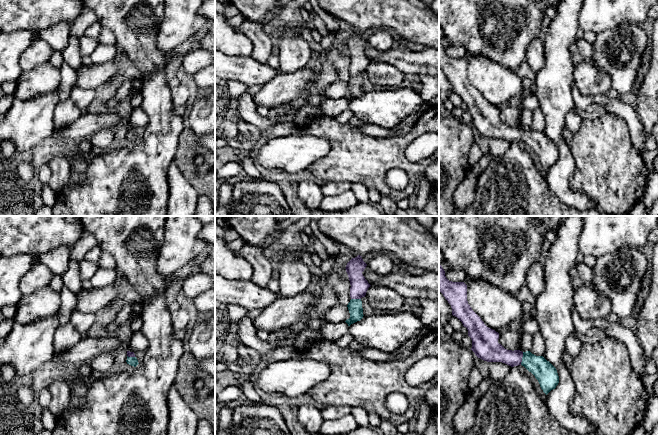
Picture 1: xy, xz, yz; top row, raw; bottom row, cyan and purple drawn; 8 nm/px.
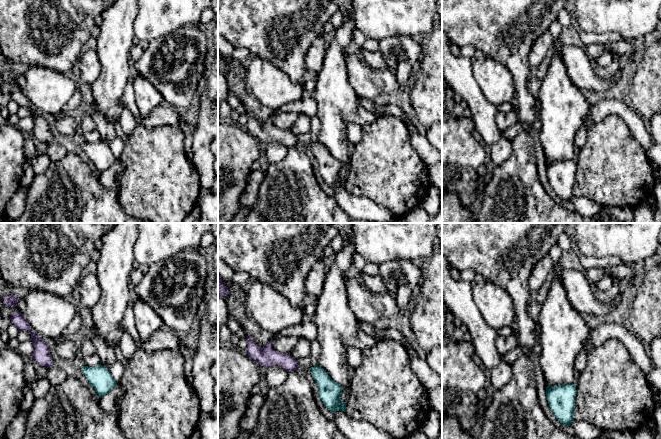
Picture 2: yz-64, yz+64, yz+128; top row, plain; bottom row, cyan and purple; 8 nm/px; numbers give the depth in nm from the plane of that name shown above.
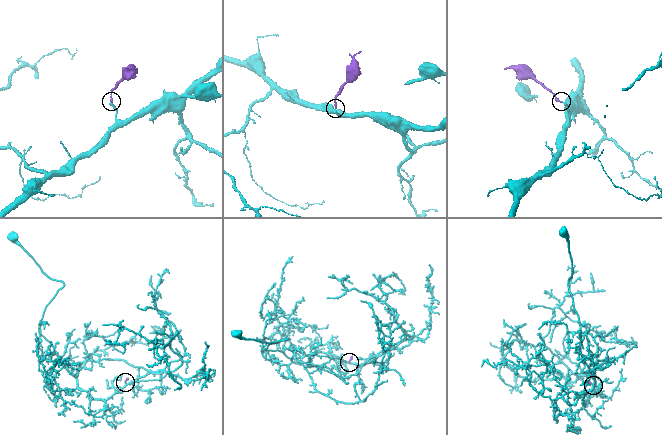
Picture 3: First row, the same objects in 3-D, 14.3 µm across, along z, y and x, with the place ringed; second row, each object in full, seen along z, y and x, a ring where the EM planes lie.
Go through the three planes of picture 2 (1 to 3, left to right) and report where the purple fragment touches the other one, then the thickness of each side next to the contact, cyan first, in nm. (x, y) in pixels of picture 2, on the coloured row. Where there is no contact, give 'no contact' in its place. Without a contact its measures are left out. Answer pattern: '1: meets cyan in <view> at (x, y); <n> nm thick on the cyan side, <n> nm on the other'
1: no contact
2: no contact
3: no contact

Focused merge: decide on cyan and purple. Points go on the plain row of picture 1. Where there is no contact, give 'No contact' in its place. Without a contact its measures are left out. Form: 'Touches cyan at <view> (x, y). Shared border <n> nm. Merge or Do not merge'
Touches cyan at yz (522, 134). Shared border 110 nm. Merge

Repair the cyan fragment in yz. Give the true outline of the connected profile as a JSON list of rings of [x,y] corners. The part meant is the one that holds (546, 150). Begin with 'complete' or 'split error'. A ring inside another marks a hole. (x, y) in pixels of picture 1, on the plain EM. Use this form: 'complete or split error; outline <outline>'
split error; outline [[[440,40],[439,68],[451,81],[452,91],[467,104],[472,116],[471,126],[478,134],[487,138],[502,138],[511,143],[524,142],[535,152],[546,171],[556,164],[559,159],[556,144],[543,132],[536,132],[530,127],[507,126],[499,120],[499,109],[487,103],[468,80],[467,61],[464,58],[449,57]]]

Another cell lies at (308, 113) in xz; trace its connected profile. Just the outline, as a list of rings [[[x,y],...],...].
[[[304,104],[301,108],[298,109],[294,123],[296,126],[302,127],[315,121],[323,115],[324,113],[322,111],[321,104]]]

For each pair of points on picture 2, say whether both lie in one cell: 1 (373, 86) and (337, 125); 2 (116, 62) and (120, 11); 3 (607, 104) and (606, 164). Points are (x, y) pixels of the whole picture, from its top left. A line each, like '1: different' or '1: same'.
1: different
2: same
3: different

